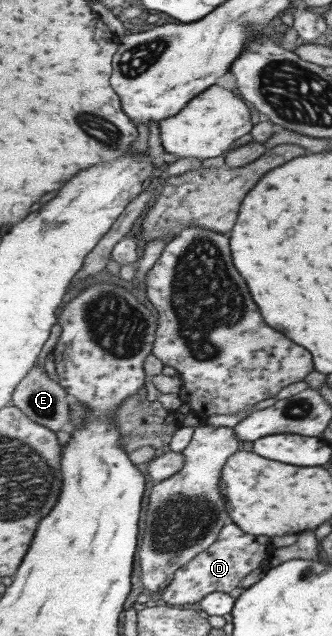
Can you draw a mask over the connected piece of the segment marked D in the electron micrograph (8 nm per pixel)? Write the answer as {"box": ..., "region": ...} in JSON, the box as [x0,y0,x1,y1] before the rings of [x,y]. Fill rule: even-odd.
{"box":[160,523,271,605],"region":[[[235,523],[227,525],[219,534],[218,540],[209,549],[200,553],[193,561],[178,570],[175,581],[160,594],[166,604],[185,605],[201,604],[210,593],[231,593],[239,588],[255,570],[261,570],[263,565],[271,559],[271,537],[255,537],[239,529]]]}

